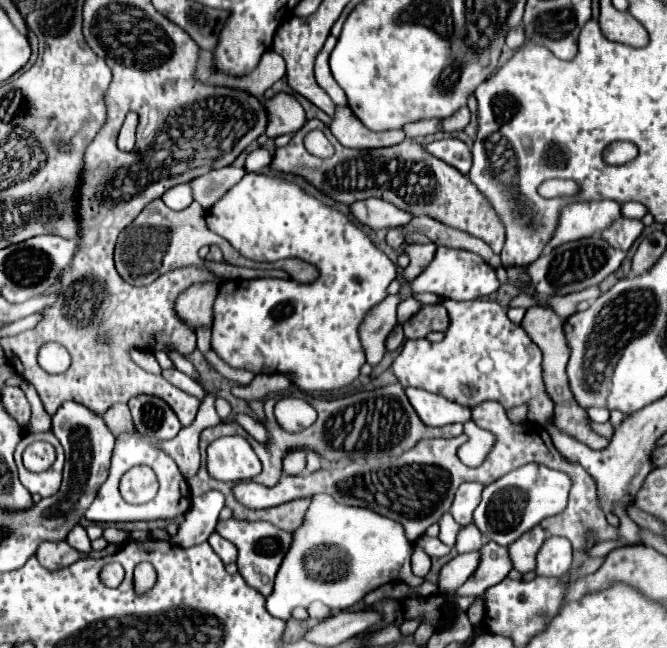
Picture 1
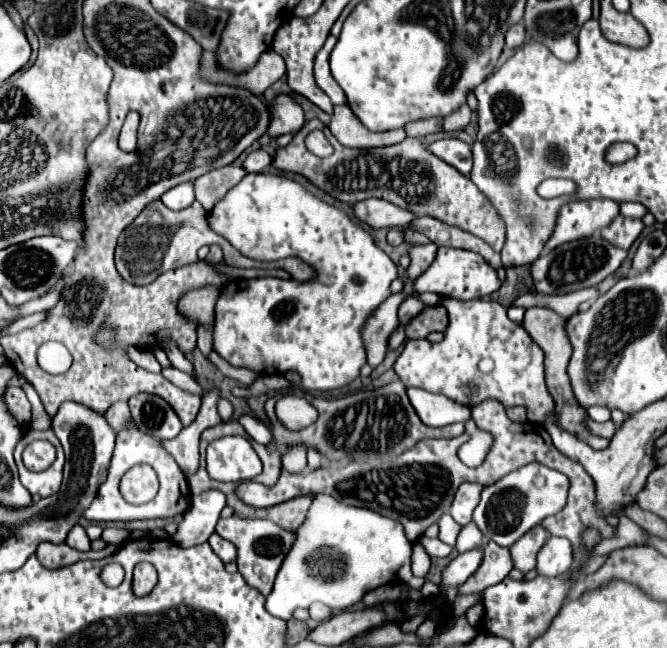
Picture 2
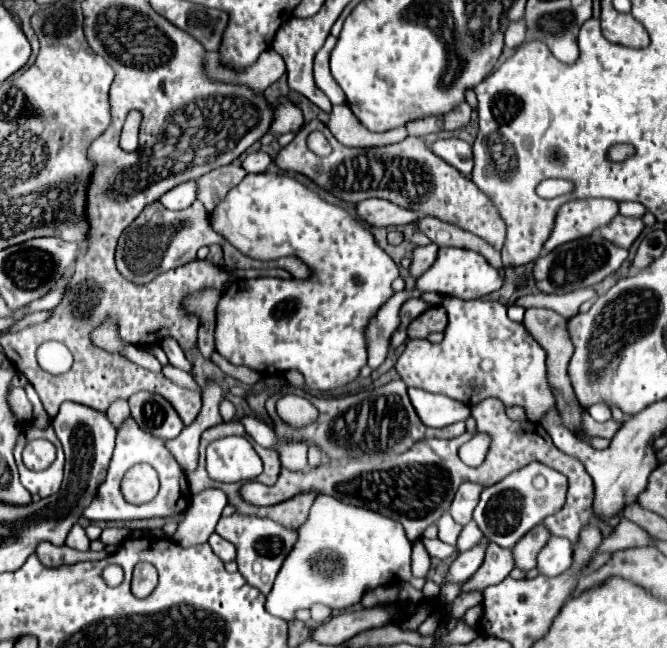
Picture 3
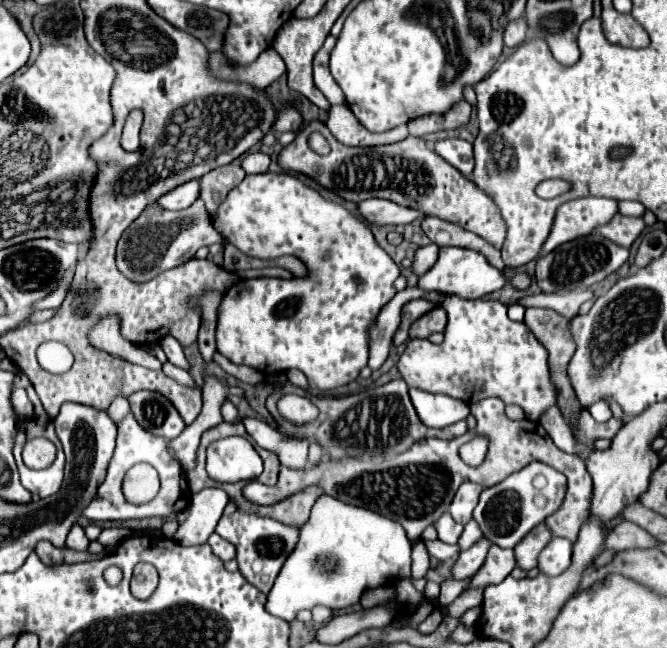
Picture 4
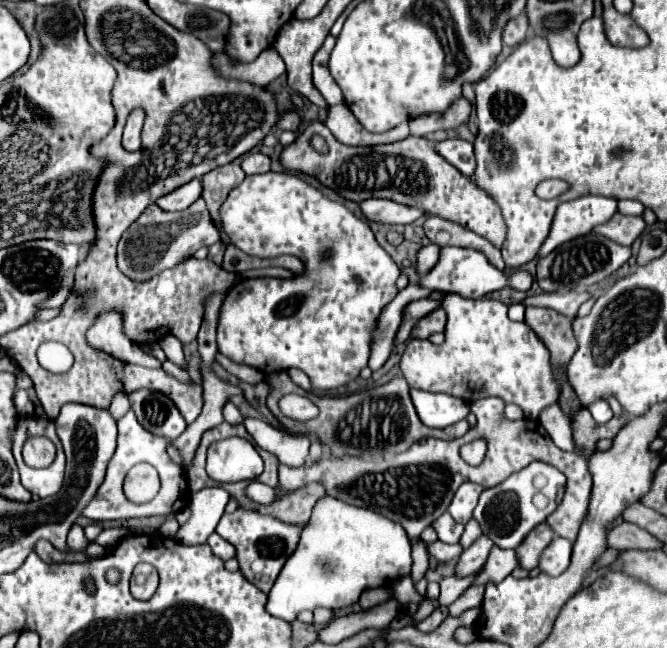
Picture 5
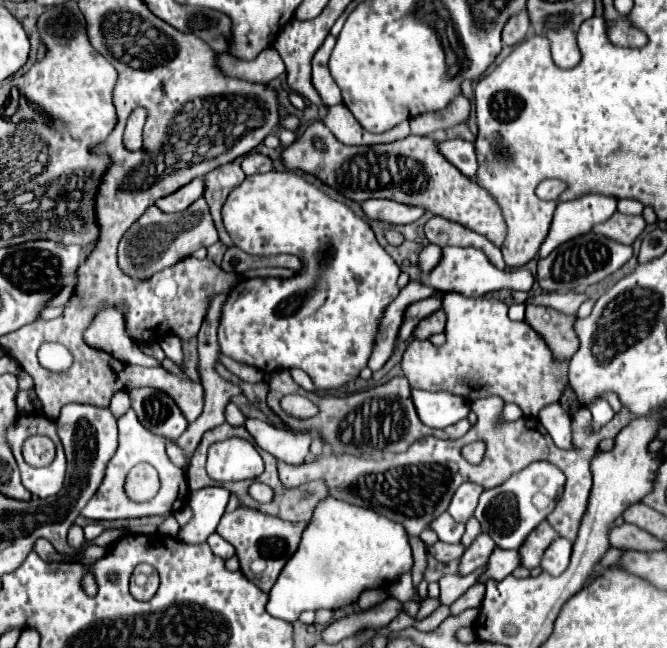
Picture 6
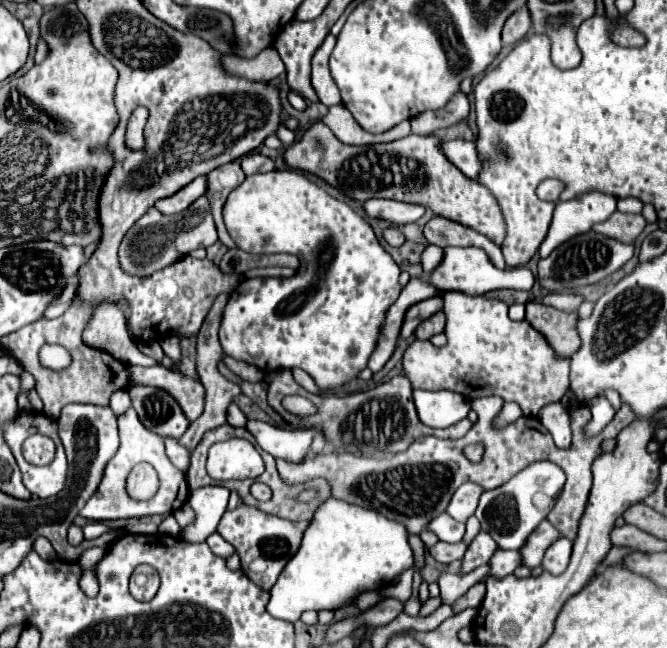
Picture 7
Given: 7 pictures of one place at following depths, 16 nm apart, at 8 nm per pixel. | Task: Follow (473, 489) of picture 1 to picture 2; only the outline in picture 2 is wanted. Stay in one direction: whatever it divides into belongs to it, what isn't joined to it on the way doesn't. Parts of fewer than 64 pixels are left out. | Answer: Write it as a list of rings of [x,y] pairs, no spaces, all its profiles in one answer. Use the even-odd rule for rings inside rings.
[[[464,482],[464,484],[458,488],[456,498],[454,498],[452,506],[450,506],[450,514],[452,514],[452,518],[454,518],[458,524],[466,526],[466,524],[472,520],[472,512],[474,512],[474,508],[476,508],[478,500],[480,500],[482,488],[484,488],[484,486],[472,484],[472,482]]]

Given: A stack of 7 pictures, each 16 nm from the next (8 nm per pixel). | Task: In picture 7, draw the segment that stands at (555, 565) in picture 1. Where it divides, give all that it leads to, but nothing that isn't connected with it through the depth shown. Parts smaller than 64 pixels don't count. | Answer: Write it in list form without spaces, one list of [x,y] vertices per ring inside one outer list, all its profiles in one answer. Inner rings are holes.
[[[558,538],[544,554],[544,560],[542,560],[544,570],[552,572],[552,574],[564,572],[570,562],[570,552],[572,552],[572,540]]]

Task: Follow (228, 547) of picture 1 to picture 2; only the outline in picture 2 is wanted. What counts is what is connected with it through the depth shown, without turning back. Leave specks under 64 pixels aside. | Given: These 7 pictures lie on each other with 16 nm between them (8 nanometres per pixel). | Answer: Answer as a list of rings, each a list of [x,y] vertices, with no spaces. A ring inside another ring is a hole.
[[[212,534],[210,540],[208,540],[208,544],[210,544],[212,550],[220,556],[222,562],[232,562],[232,560],[236,560],[236,548],[234,548],[234,544],[230,544],[228,540],[220,538],[218,534]]]

